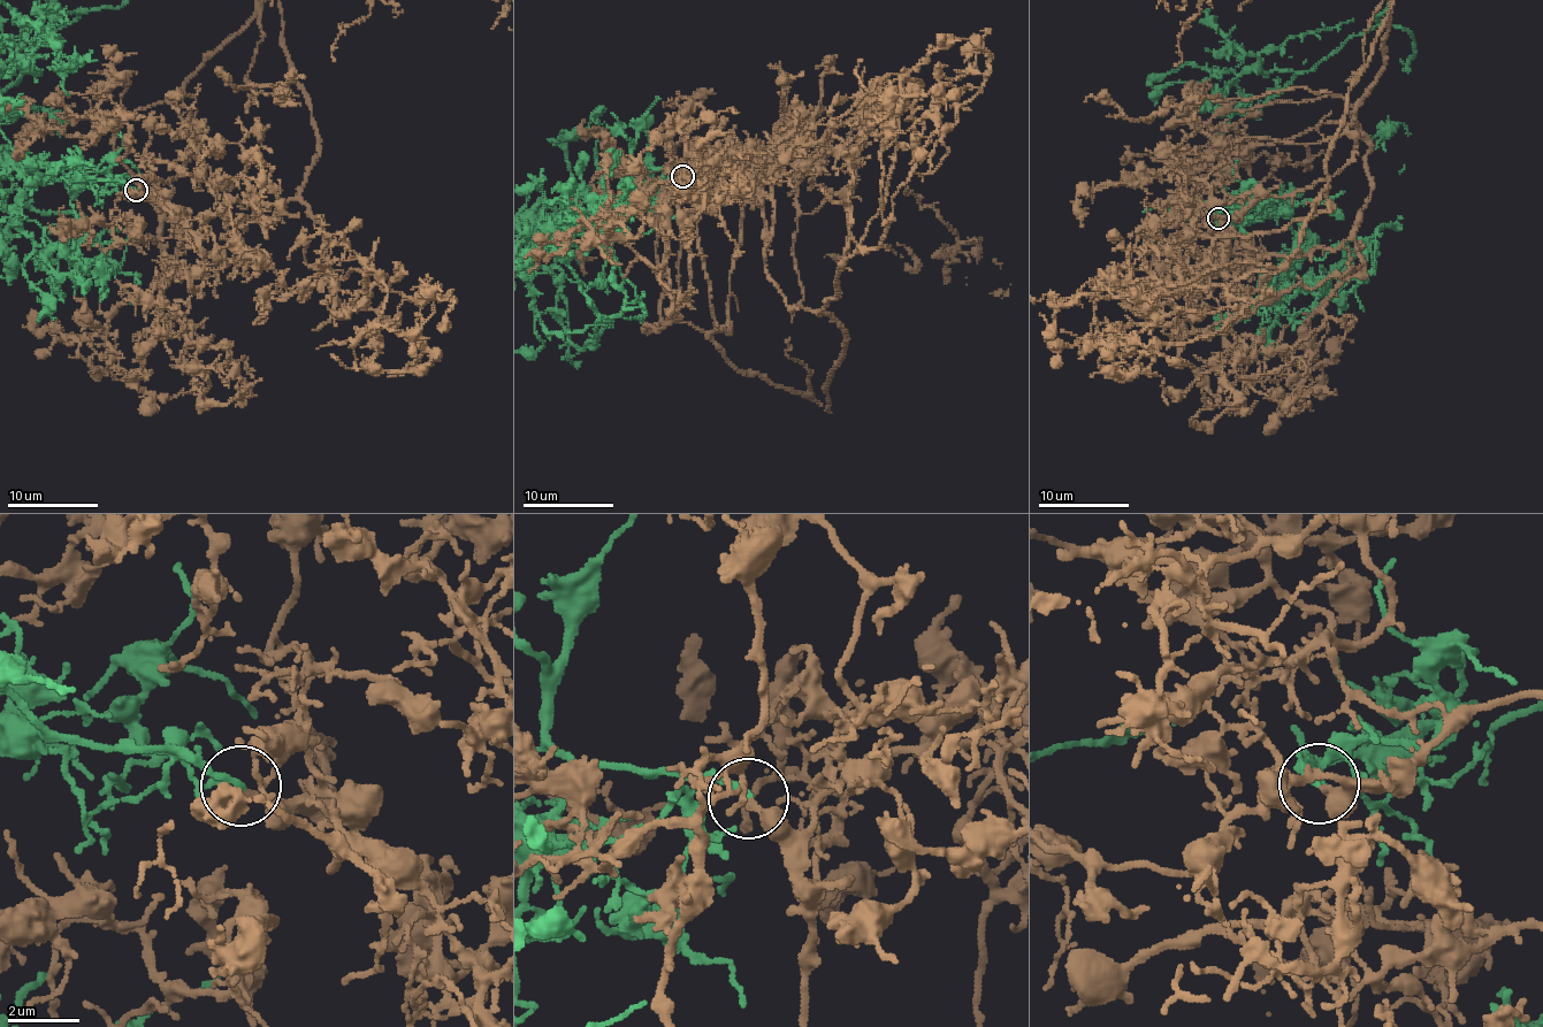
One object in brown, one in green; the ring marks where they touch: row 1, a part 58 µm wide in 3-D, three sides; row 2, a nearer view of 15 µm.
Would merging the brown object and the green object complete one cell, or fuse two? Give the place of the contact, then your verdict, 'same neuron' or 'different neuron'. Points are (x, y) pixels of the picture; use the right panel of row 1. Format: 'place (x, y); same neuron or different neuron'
place (1217, 217); same neuron

